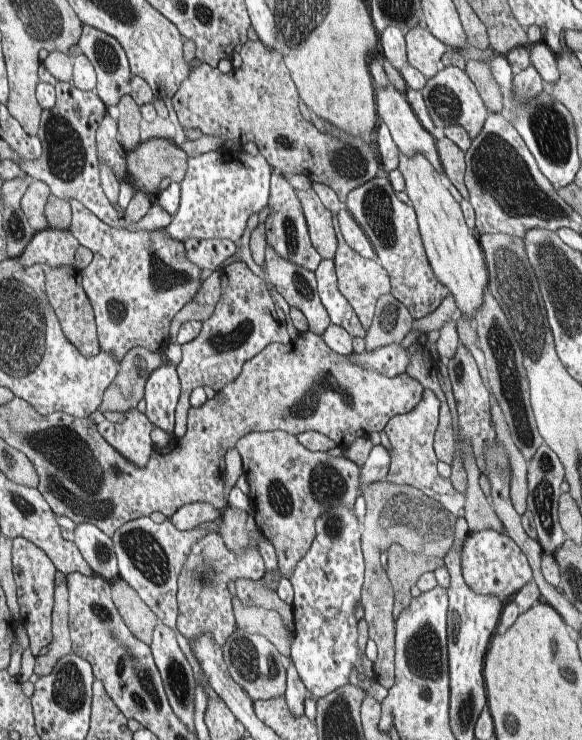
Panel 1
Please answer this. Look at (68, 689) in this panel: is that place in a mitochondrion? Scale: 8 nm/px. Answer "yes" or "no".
yes

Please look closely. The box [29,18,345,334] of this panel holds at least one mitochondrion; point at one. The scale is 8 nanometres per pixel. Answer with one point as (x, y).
(67, 157)

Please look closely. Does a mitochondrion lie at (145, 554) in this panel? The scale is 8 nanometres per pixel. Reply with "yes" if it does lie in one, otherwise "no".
yes

